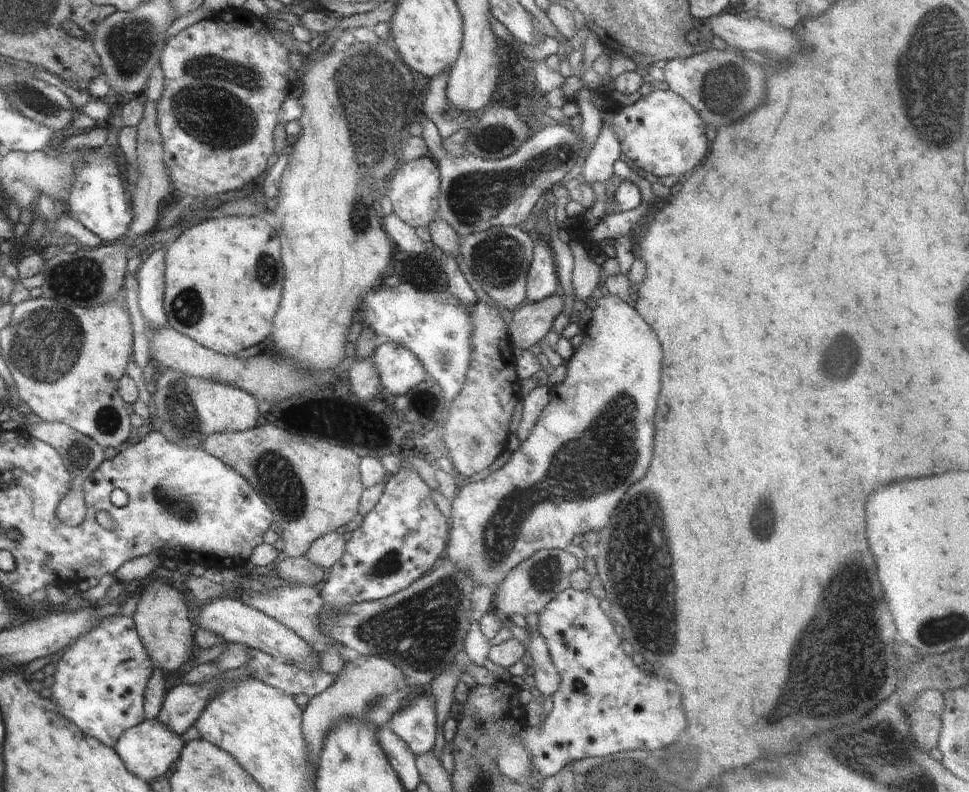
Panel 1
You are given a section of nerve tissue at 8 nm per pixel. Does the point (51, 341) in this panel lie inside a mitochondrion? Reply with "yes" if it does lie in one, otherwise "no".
yes

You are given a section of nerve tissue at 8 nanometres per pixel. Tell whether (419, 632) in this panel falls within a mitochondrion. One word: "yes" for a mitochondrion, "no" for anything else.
yes

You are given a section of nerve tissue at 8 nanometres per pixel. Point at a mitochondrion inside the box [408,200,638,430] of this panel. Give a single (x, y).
(497, 259)

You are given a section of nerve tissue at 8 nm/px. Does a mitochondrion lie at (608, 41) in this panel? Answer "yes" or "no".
no

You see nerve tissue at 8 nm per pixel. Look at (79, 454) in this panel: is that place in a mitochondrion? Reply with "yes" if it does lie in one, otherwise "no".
yes

